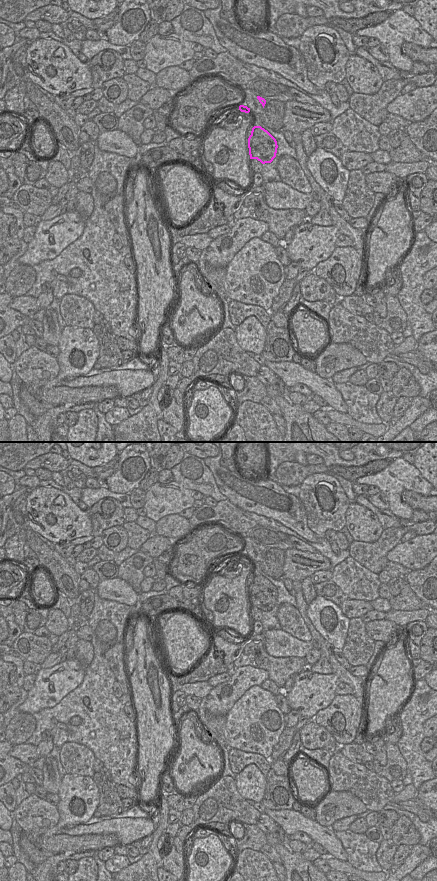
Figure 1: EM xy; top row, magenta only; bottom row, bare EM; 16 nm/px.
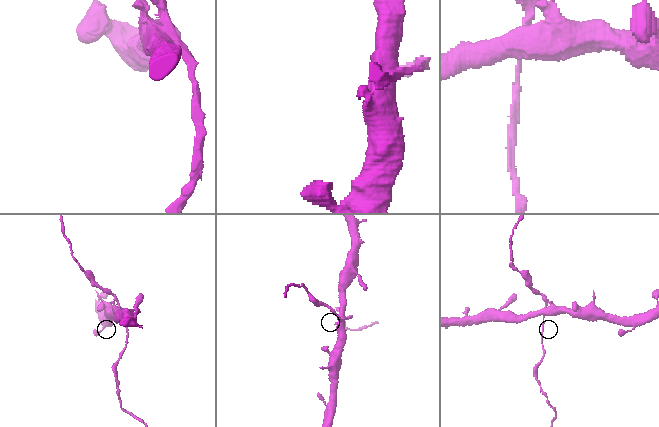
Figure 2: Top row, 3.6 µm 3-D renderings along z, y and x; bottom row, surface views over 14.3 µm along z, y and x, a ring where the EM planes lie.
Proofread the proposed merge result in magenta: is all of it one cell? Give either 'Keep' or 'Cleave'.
Cleave.

